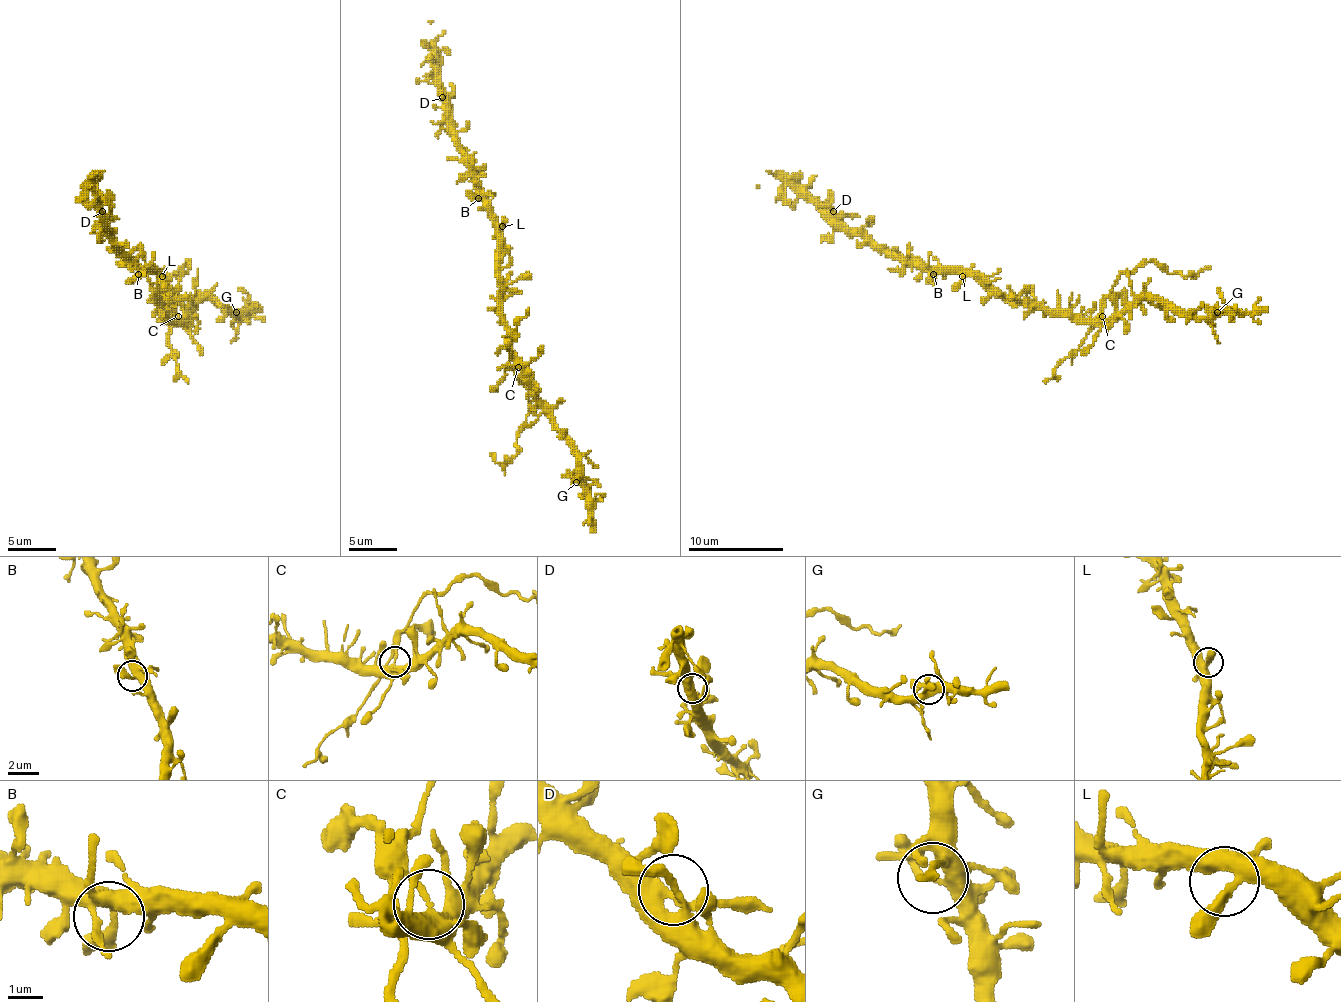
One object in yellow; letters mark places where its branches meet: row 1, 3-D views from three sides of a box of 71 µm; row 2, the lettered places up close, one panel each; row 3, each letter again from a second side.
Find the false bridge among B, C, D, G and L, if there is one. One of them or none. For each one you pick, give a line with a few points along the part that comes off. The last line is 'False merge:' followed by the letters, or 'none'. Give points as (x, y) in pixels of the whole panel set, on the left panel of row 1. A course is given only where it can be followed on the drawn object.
C: course (178, 316), (171, 297), (178, 281), (188, 271), (188, 262), (176, 276), (164, 271), (150, 271)
False merge: C

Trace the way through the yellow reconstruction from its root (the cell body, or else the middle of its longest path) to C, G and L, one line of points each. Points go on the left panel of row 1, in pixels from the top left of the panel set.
C: (159, 297), (159, 307), (171, 319), (178, 316)
G: (159, 297), (159, 307), (171, 319), (181, 319), (202, 300), (217, 300), (236, 316), (236, 312)
L: (159, 297), (162, 276)

